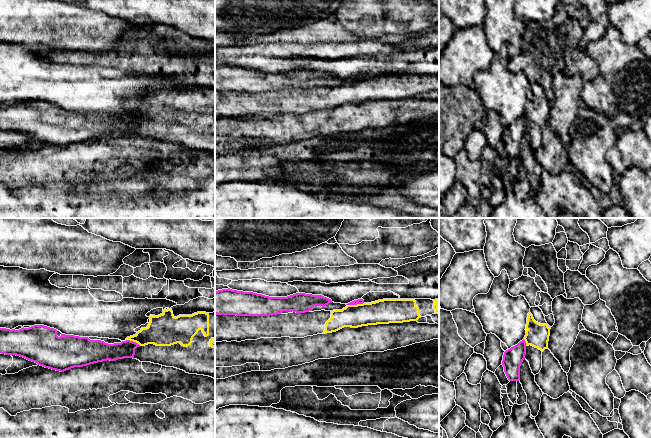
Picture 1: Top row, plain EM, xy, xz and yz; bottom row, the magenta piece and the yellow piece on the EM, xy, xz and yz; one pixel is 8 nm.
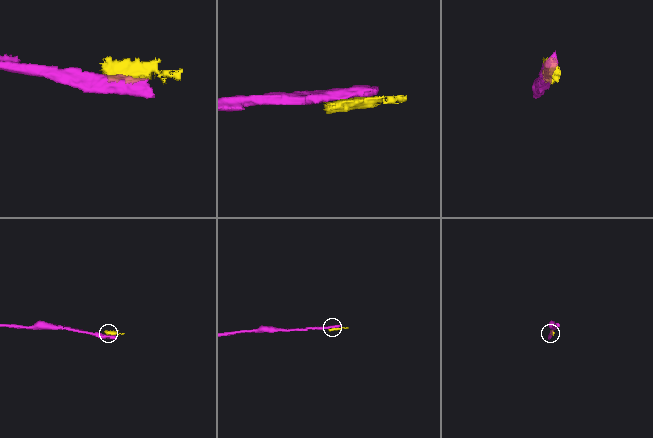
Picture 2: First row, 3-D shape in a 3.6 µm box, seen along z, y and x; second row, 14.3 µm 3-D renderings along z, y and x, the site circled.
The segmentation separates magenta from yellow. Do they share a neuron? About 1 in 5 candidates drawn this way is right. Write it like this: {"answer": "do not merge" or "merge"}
{"answer": "do not merge"}

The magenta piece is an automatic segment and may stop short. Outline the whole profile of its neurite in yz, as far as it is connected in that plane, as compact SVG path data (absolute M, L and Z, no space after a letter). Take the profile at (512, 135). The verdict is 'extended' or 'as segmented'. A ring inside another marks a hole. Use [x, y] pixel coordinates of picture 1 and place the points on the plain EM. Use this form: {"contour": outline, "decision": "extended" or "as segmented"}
{"contour": "M524 115L504 128L502 141L509 157L520 156L520 142L525 135L525 131L526 118Z", "decision": "as segmented"}

